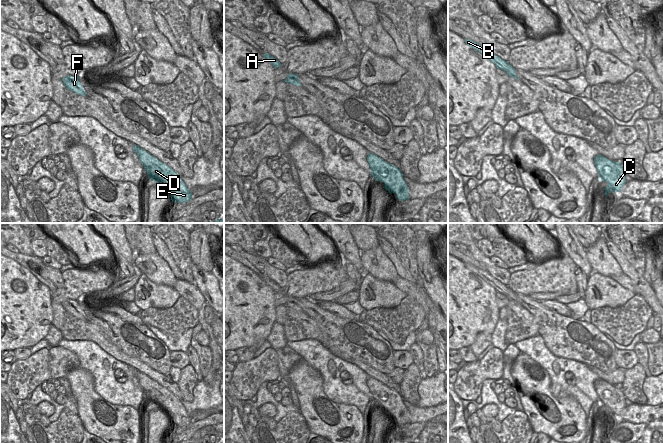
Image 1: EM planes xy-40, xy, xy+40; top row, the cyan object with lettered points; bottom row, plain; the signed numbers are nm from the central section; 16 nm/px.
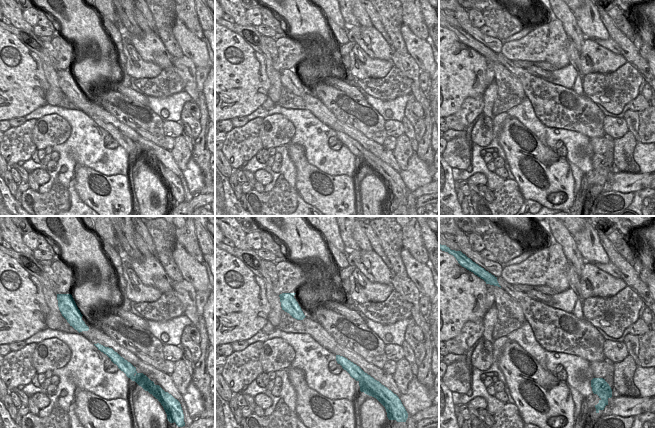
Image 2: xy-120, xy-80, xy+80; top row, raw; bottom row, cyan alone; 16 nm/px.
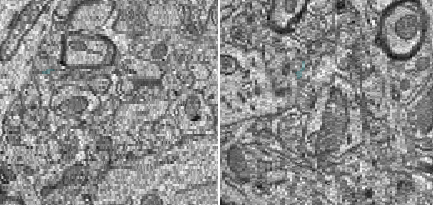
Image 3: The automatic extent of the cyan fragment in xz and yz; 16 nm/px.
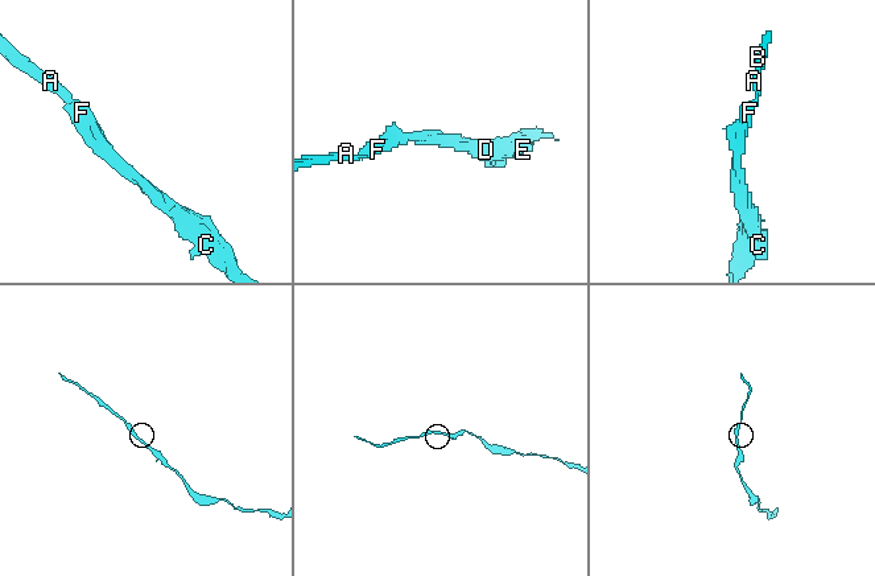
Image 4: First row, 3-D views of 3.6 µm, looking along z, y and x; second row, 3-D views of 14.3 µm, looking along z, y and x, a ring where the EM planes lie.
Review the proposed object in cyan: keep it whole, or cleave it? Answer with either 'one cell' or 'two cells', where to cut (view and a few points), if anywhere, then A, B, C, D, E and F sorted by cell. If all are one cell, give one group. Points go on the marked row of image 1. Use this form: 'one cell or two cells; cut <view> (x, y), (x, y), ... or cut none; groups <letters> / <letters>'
one cell; cut none; groups A B C D E F

